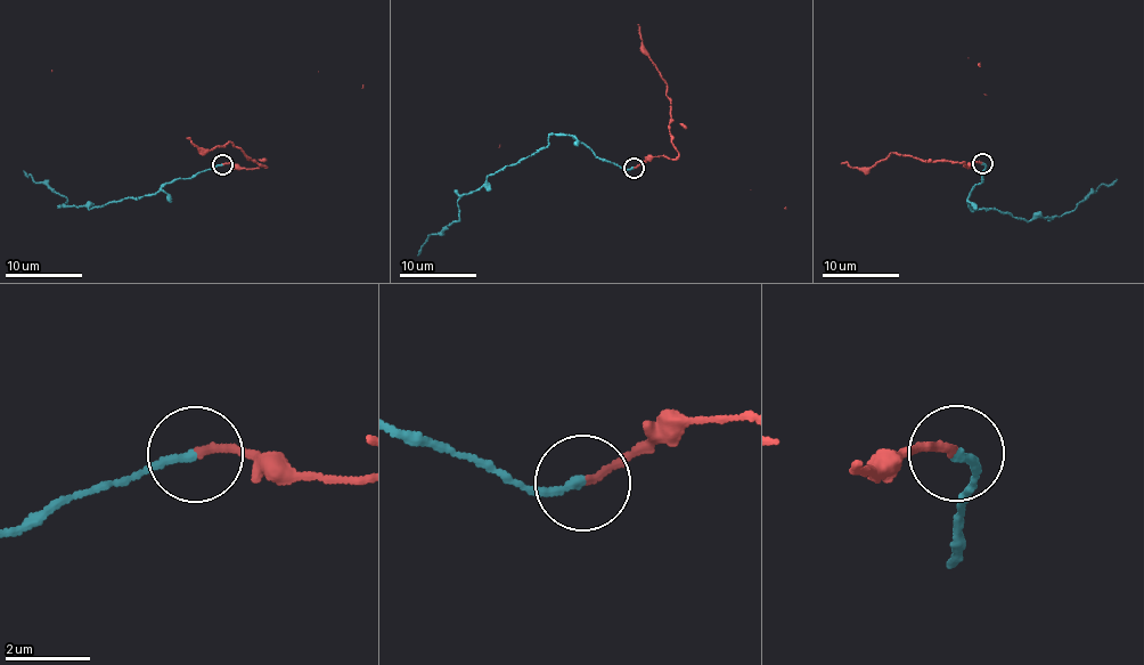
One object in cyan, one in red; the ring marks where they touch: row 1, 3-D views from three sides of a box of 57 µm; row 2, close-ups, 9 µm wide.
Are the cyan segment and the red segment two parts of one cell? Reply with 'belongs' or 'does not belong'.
belongs

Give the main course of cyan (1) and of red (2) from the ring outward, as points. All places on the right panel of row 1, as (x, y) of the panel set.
1: (981, 163), (986, 164), (983, 177), (967, 200), (972, 210), (1008, 212), (1028, 221), (1060, 216), (1116, 178)
2: (981, 163), (966, 167), (965, 162), (888, 153), (872, 167), (841, 163)

